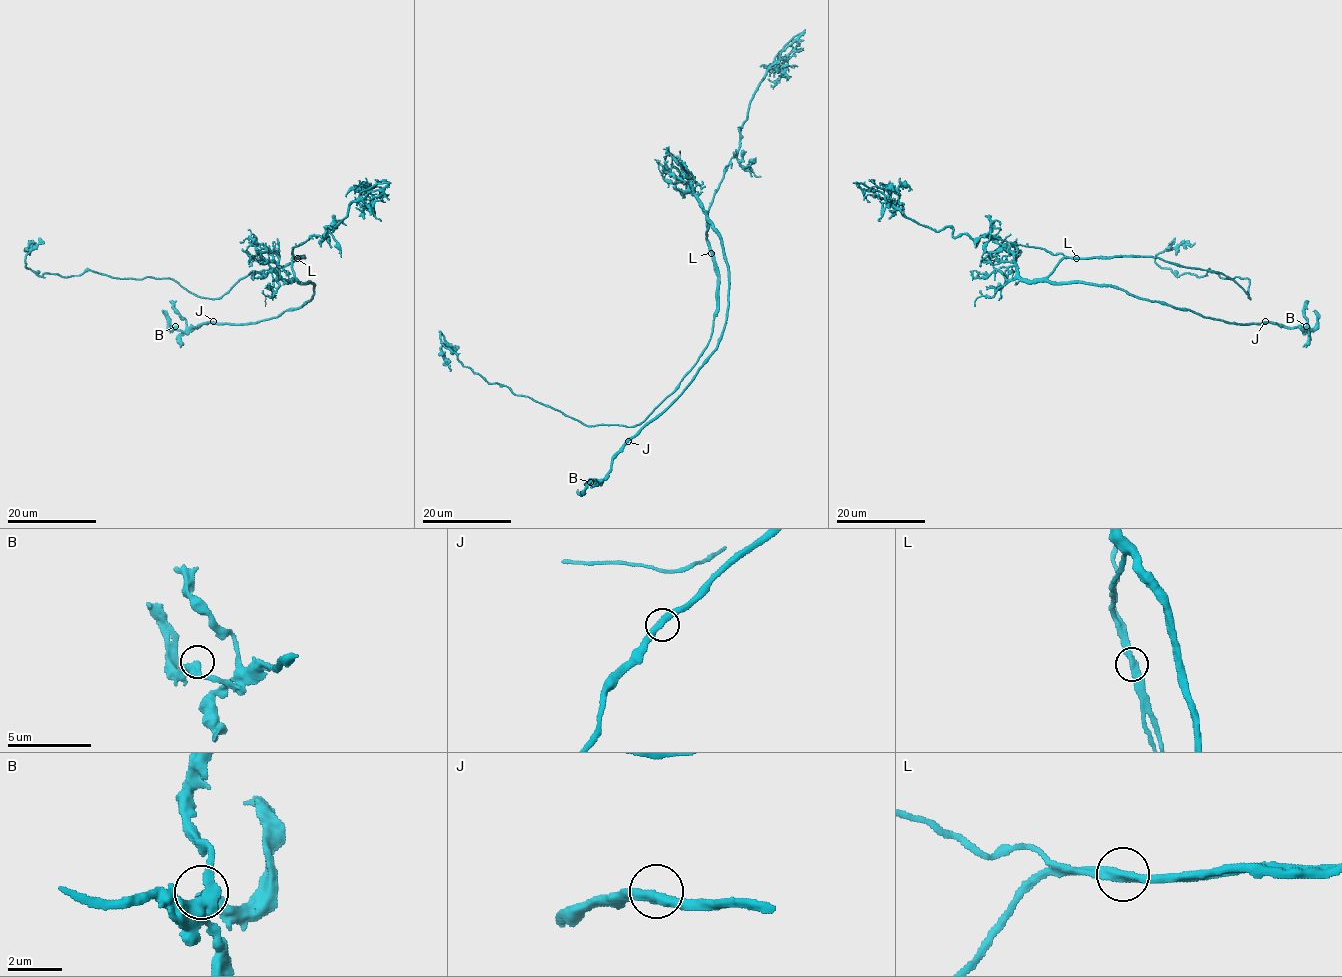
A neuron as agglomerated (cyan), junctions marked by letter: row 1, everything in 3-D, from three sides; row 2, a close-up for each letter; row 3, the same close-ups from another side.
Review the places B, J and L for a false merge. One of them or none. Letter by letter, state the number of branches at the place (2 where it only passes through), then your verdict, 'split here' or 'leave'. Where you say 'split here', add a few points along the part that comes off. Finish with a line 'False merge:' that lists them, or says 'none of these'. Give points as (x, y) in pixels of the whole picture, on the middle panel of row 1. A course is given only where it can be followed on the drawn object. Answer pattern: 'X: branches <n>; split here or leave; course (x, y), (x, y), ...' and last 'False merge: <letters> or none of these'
B: branches 2; leave
J: branches 2; leave
L: branches 2; split here; course (711, 253), (711, 339), (632, 427), (581, 423), (488, 383), (439, 331), (450, 371)
False merge: L

